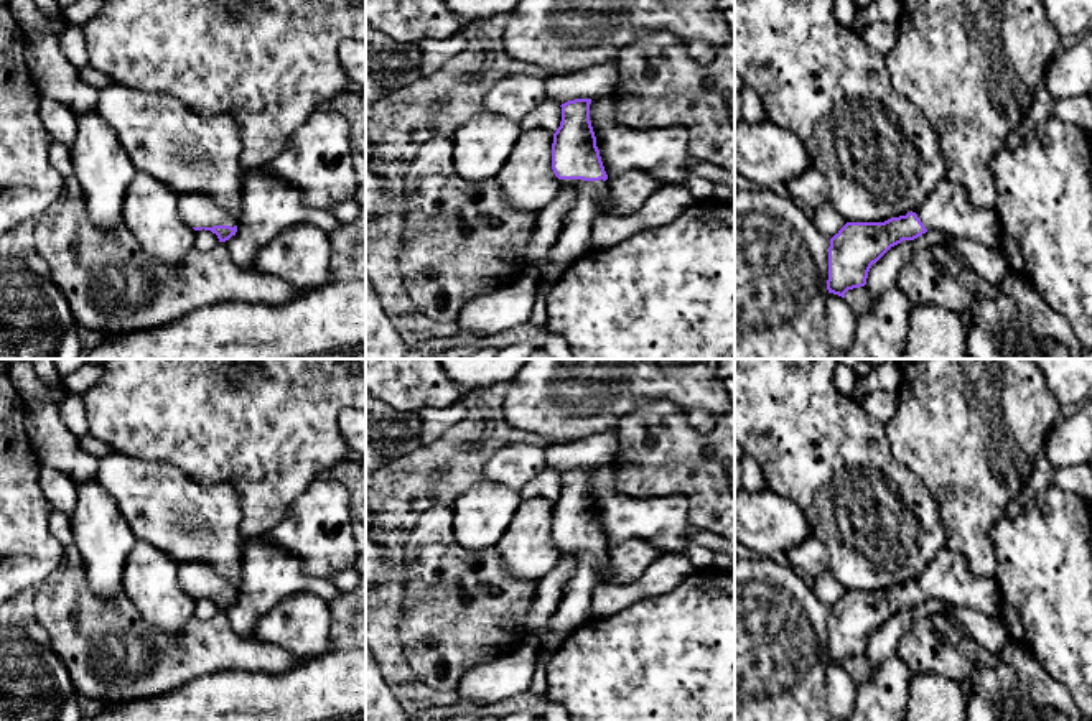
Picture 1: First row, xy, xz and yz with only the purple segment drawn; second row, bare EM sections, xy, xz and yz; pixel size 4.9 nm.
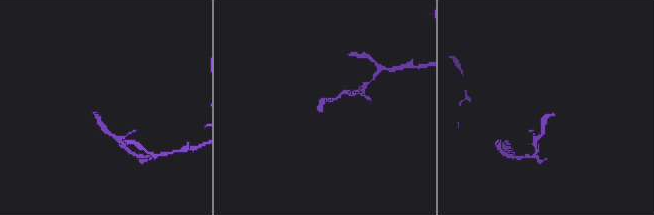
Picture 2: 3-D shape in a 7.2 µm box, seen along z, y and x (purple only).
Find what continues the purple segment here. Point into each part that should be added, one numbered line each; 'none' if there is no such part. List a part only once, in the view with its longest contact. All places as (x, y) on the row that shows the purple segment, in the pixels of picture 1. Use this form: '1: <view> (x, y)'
1: xz (575, 237)

